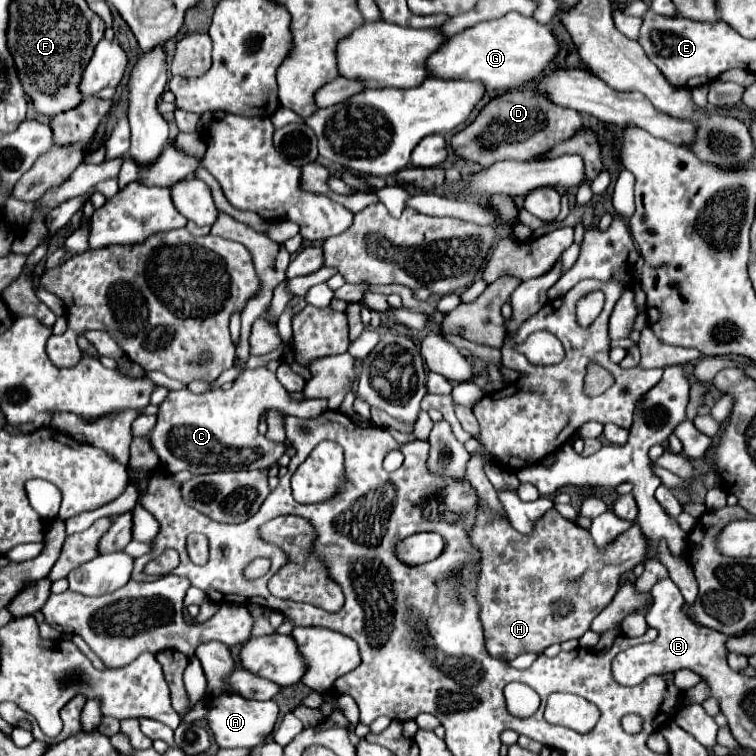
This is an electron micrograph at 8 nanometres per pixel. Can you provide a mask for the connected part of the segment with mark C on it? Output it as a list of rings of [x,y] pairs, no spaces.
[[[268,366],[246,370],[232,388],[192,394],[188,390],[172,390],[158,406],[158,420],[148,440],[158,454],[162,468],[168,472],[188,470],[192,476],[210,472],[232,472],[252,466],[252,470],[266,470],[284,454],[286,444],[274,444],[258,434],[258,422],[266,409],[279,409],[287,415],[315,418],[328,410],[326,399],[295,401]]]

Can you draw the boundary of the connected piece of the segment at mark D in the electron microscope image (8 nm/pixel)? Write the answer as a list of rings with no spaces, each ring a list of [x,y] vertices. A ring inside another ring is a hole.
[[[532,90],[506,92],[502,96],[492,98],[480,110],[474,122],[470,122],[466,128],[462,128],[462,132],[452,136],[450,144],[454,152],[458,152],[464,158],[472,158],[474,162],[486,168],[506,158],[532,160],[542,152],[550,150],[554,144],[564,142],[566,138],[576,134],[578,128],[582,128],[582,120],[576,110],[554,106],[544,98],[536,98]],[[456,146],[460,146],[462,150],[456,150]]]

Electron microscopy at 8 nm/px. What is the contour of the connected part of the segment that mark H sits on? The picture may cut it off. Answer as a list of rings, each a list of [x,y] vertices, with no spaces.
[[[482,498],[476,500],[476,524],[470,532],[470,542],[480,552],[476,598],[480,606],[478,618],[484,628],[484,644],[490,656],[508,662],[524,652],[542,654],[552,644],[578,640],[590,628],[590,622],[612,602],[620,588],[620,578],[636,564],[646,562],[646,540],[638,524],[618,534],[606,548],[598,548],[586,528],[562,518],[554,508],[536,520],[532,534],[520,534],[506,516],[494,512]]]

